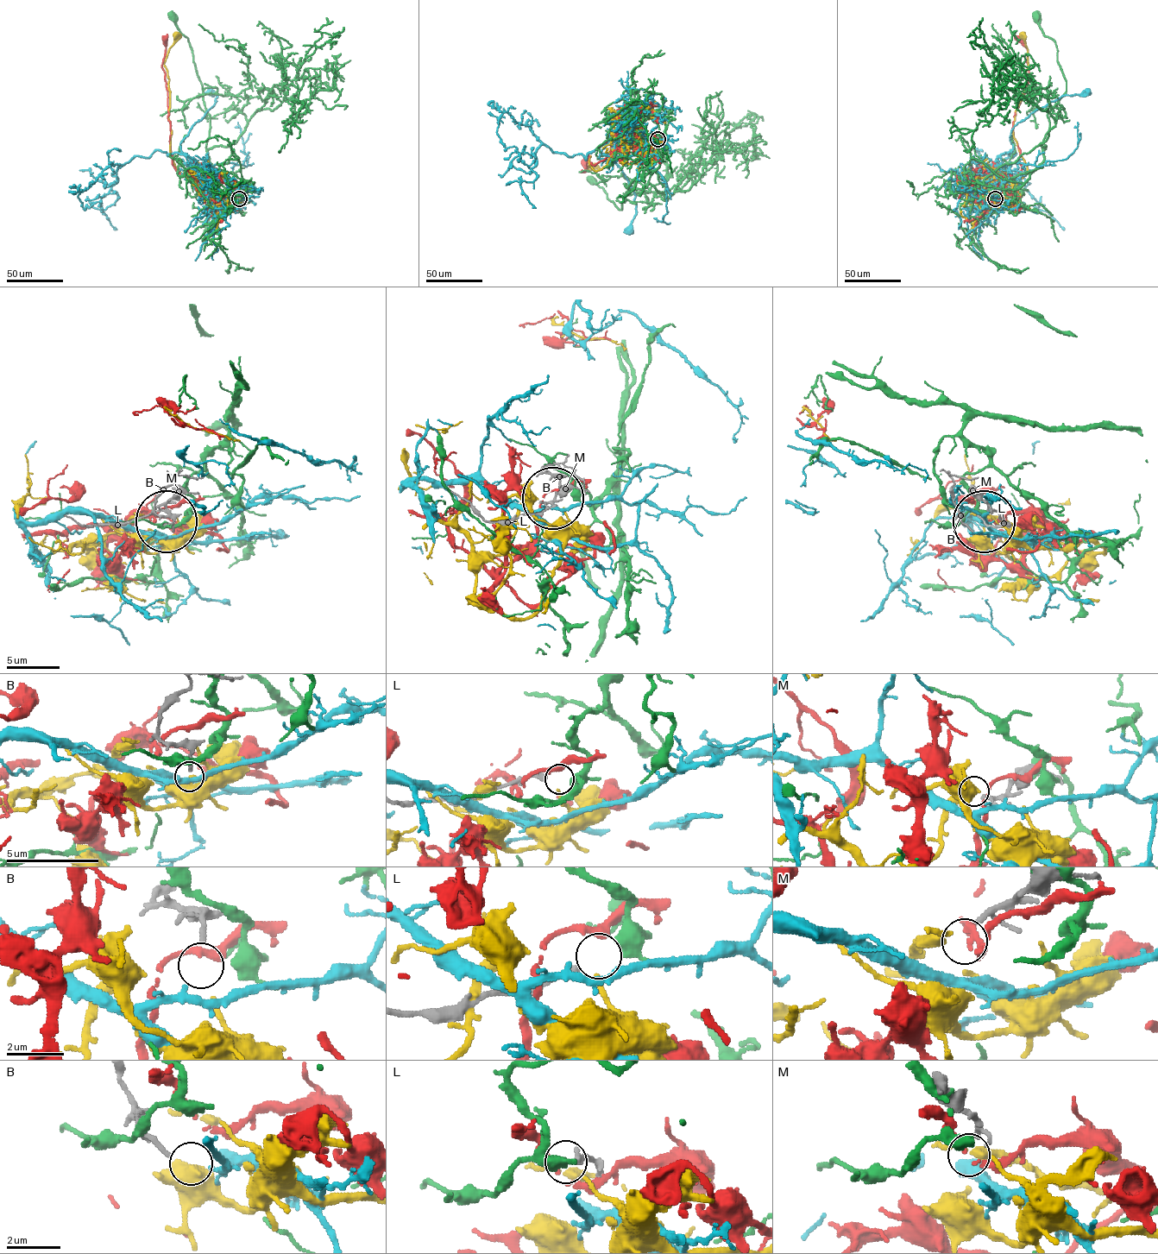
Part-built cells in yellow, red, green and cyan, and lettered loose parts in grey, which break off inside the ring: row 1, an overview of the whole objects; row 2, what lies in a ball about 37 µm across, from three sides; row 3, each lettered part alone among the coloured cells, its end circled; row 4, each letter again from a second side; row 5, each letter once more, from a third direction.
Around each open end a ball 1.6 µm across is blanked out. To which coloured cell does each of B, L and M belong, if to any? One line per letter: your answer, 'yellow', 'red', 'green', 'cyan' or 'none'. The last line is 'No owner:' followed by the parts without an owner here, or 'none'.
B: cyan
L: green
M: yellow
No owner: none

